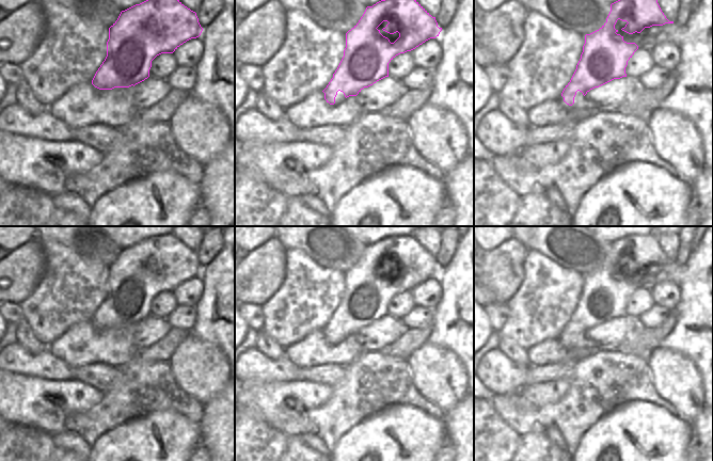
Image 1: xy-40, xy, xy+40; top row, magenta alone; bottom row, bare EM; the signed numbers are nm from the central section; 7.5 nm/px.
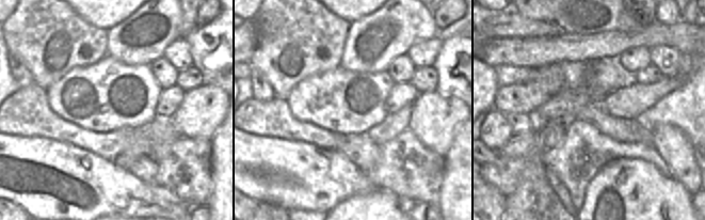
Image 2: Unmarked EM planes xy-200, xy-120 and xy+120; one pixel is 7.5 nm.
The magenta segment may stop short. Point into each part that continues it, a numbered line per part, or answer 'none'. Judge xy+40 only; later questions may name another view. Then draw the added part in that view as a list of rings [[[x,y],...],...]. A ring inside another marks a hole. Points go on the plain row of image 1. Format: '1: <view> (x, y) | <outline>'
none

